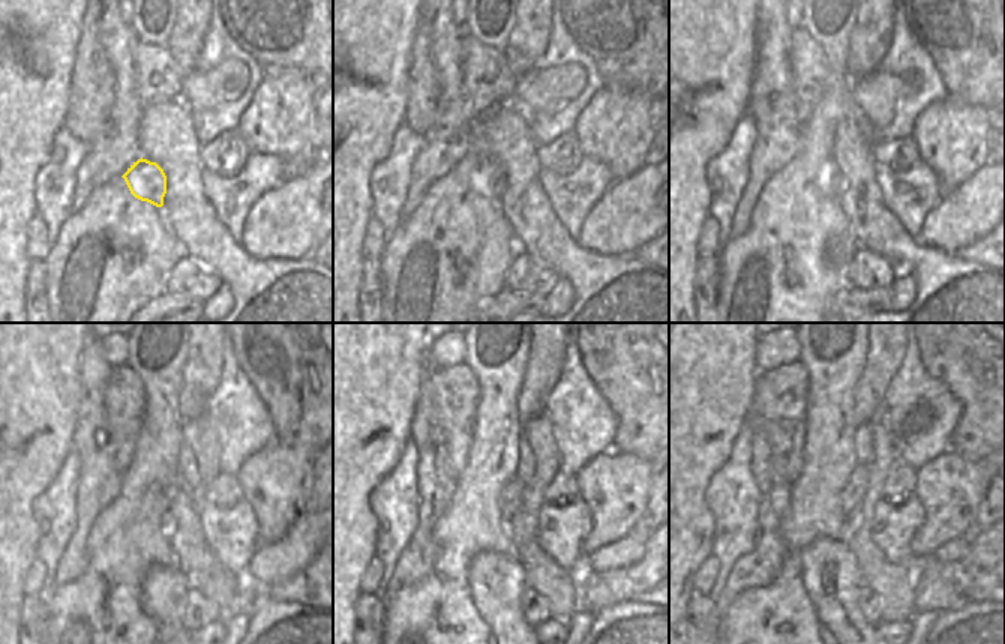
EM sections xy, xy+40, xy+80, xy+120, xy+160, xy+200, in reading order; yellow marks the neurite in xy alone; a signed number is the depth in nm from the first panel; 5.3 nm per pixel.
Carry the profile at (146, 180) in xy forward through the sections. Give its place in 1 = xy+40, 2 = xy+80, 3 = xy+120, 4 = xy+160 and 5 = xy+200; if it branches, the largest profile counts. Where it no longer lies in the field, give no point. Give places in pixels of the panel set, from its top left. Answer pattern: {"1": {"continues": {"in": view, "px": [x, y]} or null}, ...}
{"1": {"continues": {"in": "xy+40", "px": [489, 179]}}, "2": {"continues": {"in": "xy+80", "px": [830, 182]}}, "3": {"continues": {"in": "xy+120", "px": [165, 518]}}, "4": {"continues": {"in": "xy+160", "px": [512, 496]}}, "5": {"continues": {"in": "xy+200", "px": [857, 484]}}}

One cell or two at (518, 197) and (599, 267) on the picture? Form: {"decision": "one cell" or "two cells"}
{"decision": "one cell"}

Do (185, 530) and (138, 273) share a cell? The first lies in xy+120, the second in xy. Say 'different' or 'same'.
different

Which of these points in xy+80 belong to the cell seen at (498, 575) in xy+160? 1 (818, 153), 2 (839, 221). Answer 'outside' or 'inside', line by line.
1: outside
2: outside

